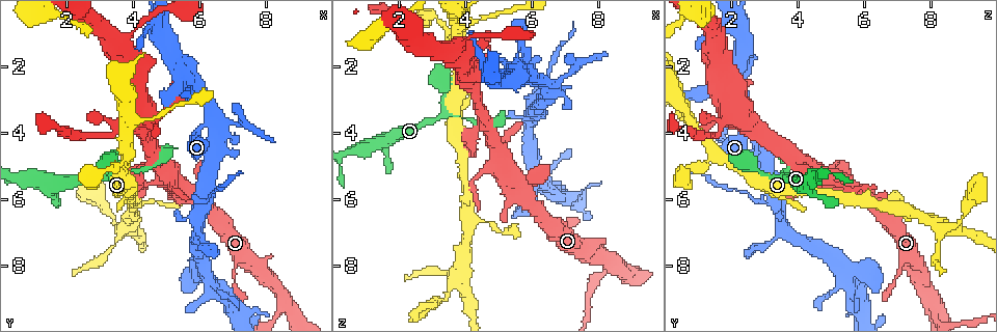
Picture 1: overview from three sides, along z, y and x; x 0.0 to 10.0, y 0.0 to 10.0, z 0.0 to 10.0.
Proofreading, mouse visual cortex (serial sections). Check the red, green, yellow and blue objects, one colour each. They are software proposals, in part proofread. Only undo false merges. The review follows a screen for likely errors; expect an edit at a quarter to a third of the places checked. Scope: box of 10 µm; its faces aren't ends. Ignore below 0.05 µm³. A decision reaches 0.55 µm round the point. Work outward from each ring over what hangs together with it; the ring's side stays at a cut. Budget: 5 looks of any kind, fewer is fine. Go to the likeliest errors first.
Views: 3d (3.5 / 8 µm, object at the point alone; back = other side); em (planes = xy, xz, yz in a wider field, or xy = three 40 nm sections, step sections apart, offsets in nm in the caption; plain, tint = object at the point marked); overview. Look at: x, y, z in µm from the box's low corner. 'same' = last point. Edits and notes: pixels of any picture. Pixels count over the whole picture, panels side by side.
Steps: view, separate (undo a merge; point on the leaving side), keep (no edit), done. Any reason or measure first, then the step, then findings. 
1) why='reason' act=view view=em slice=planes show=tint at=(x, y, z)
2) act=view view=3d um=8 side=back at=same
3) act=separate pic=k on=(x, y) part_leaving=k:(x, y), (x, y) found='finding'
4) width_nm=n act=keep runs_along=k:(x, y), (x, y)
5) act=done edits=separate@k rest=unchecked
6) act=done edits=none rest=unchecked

why='three arms meet' act=view view=3d um=3.5 at=(3.35, 5.35, 3.50)

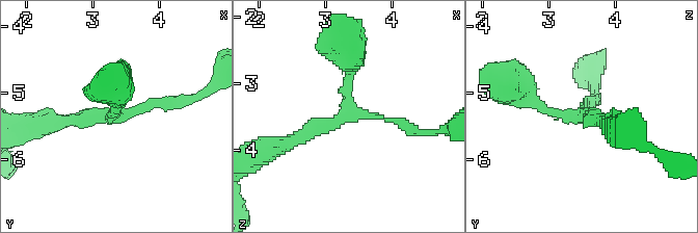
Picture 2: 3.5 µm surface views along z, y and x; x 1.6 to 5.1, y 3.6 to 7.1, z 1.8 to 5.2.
arms=3 arm_widths_nm=100,150,200 why='need the tissue' act=view view=em slice=xy step=2 show=tint at=(3.35, 5.30, 3.55)

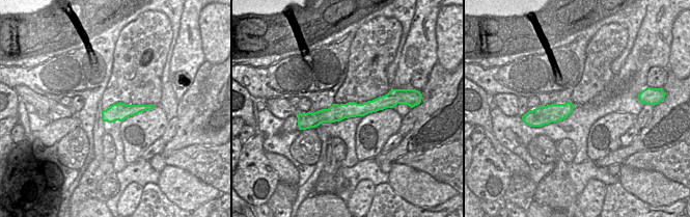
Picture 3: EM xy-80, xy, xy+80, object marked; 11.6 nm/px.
act=keep runs_along=2:(280, 146), (348, 117), (341, 57) found='continuous, no second cell'

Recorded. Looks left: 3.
act=view view=3d um=3.5 at=(6.35, 3.50, 2.45)

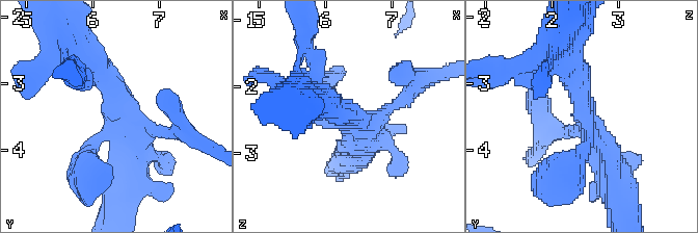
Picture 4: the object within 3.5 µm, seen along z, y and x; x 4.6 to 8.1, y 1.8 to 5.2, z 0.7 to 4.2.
arms=4 arm_widths_nm=200,300,350,400 why='shape alone is not enough' act=view view=em slice=xy step=5 show=tint at=(6.30, 3.45, 2.50)

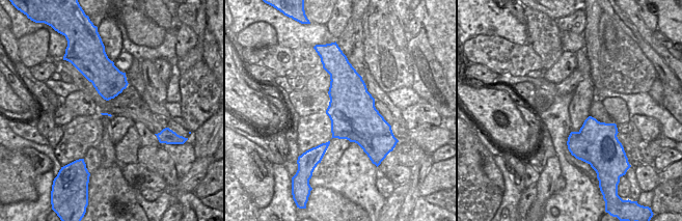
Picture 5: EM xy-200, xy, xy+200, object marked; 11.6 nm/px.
act=view view=em slice=xy step=1 show=tint at=same

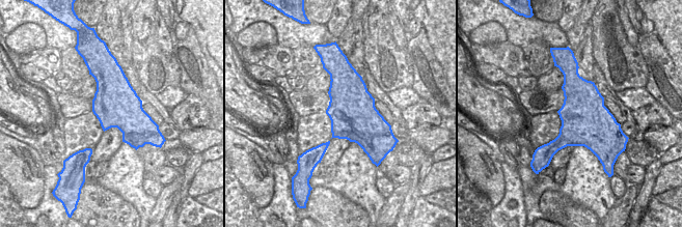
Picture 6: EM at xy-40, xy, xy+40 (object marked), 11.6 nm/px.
width_nm=550 act=keep runs_along=4:(571, 162), (592, 134), (566, 51) found='continuous, no second cell'

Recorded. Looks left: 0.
act=done edits=none rest=unchecked

